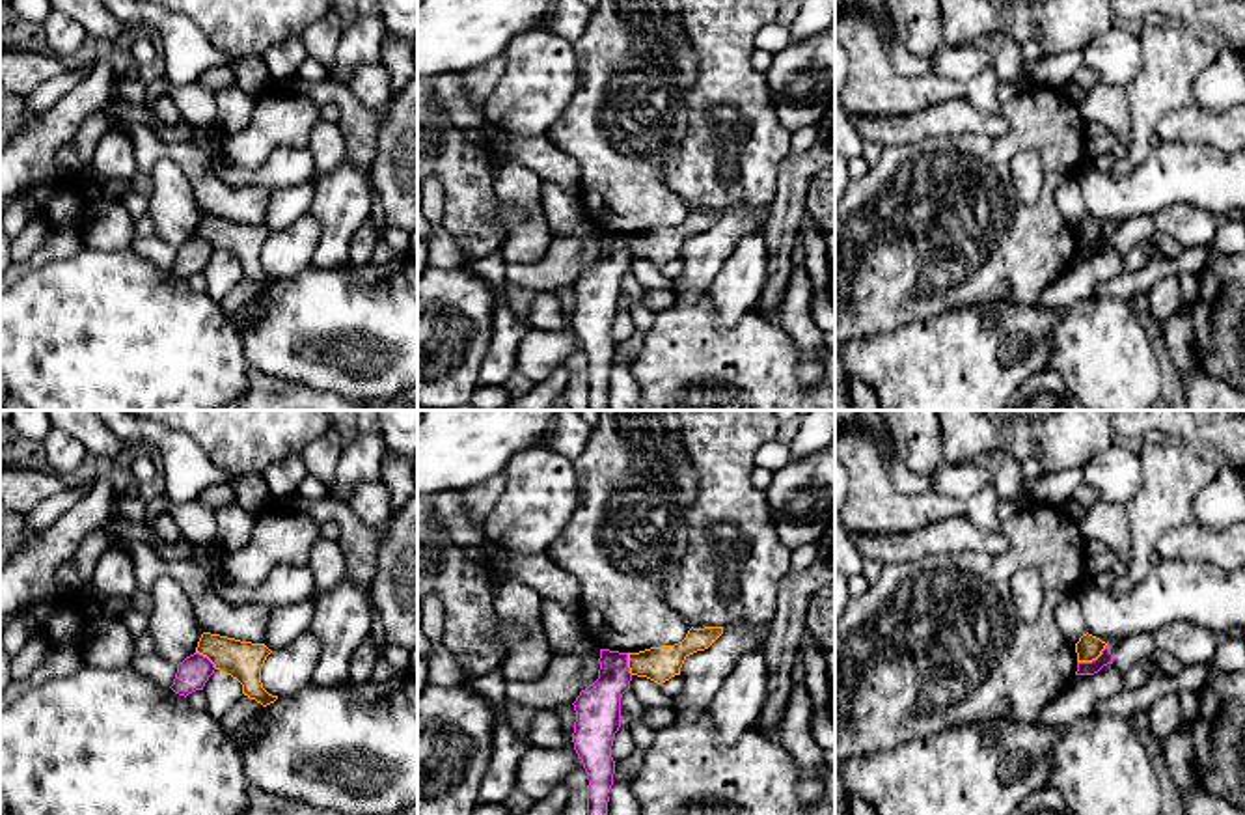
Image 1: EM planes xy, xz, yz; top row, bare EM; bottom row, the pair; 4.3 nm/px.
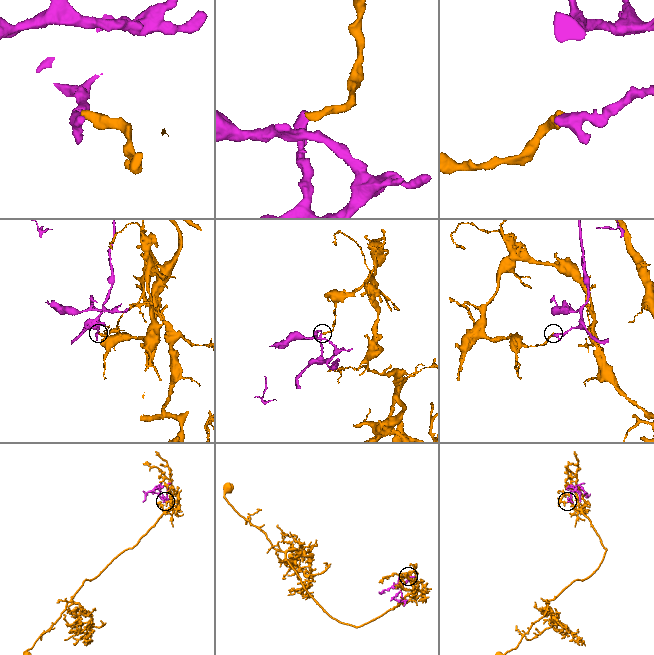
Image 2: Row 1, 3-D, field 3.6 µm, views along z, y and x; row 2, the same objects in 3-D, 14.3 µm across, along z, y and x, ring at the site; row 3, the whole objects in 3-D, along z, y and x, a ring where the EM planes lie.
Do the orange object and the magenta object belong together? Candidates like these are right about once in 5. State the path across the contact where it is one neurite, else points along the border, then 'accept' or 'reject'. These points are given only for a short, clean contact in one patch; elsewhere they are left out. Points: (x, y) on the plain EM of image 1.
border along yz (1106, 226), (1094, 241), (1078, 245); reject

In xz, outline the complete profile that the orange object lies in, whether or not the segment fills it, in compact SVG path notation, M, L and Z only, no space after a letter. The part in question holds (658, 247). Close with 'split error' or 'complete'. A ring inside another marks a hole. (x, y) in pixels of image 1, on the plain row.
M691 209L686 220L675 228L628 235L630 256L662 267L671 259L680 257L684 242L697 233L708 231L721 216L723 209Z; complete

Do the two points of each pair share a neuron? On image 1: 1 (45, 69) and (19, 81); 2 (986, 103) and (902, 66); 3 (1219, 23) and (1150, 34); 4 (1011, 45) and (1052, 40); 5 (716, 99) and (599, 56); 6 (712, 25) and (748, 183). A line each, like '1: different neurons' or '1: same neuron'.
1: same neuron
2: different neurons
3: different neurons
4: different neurons
5: different neurons
6: same neuron

